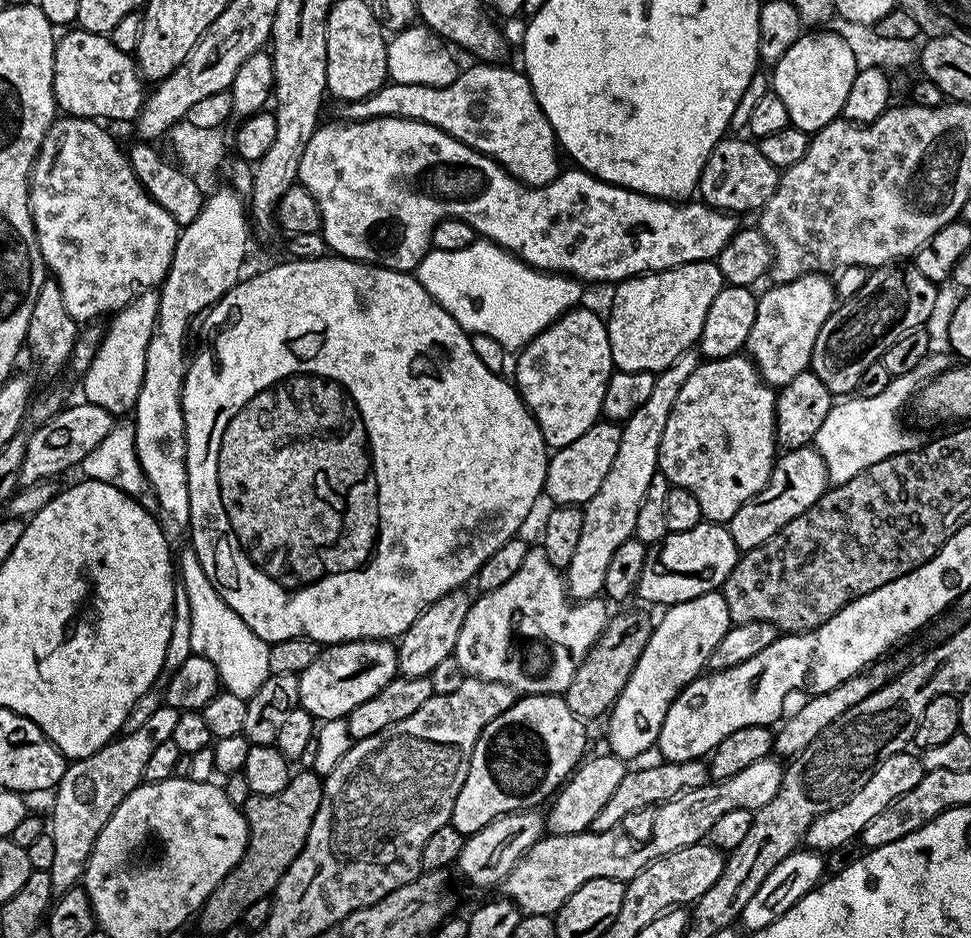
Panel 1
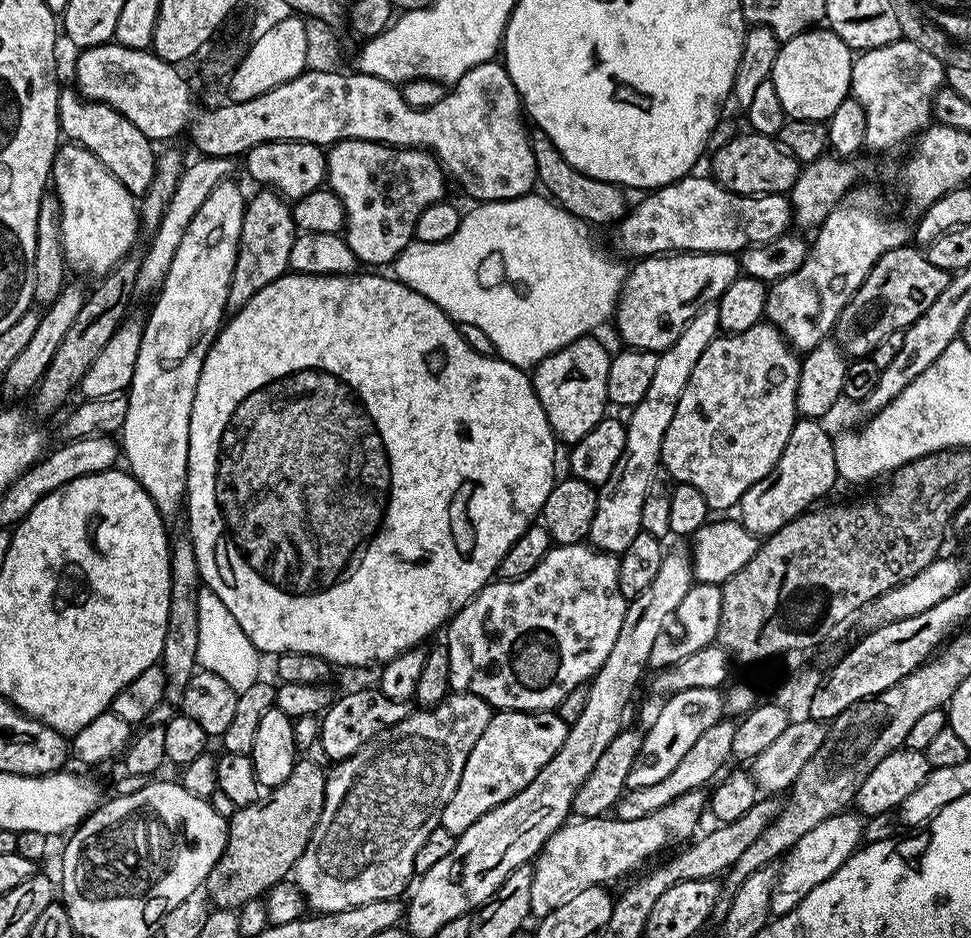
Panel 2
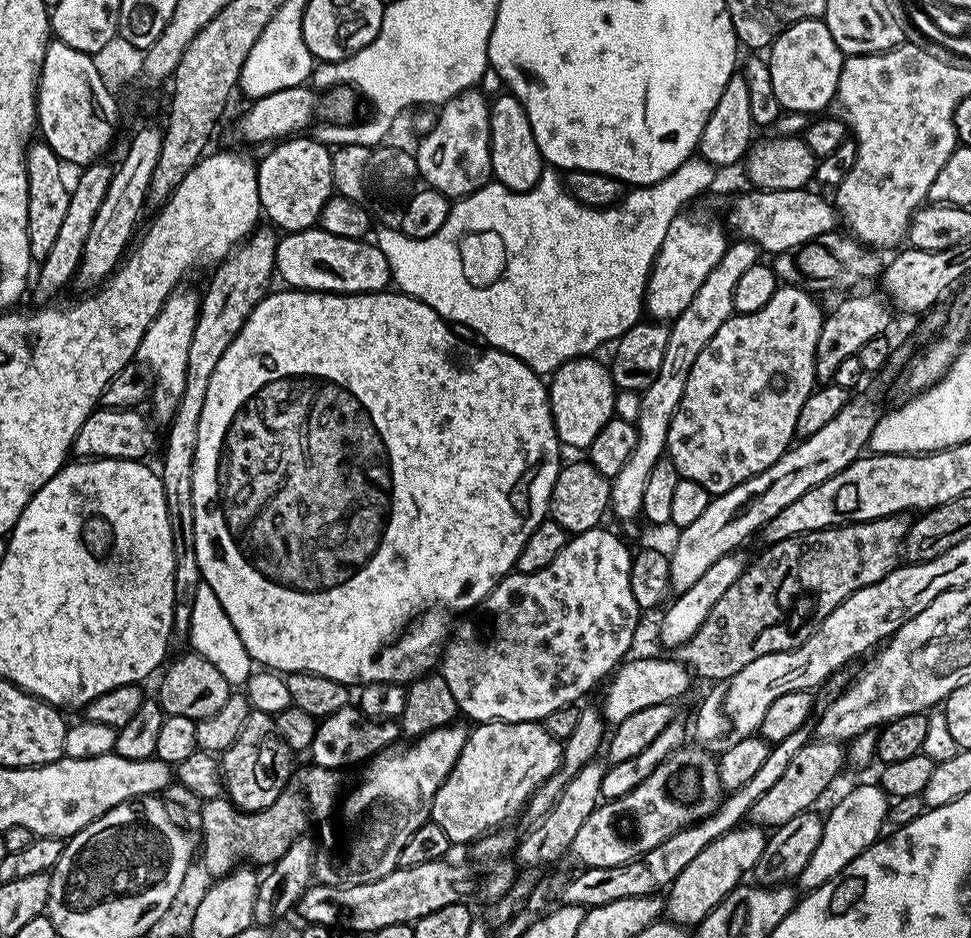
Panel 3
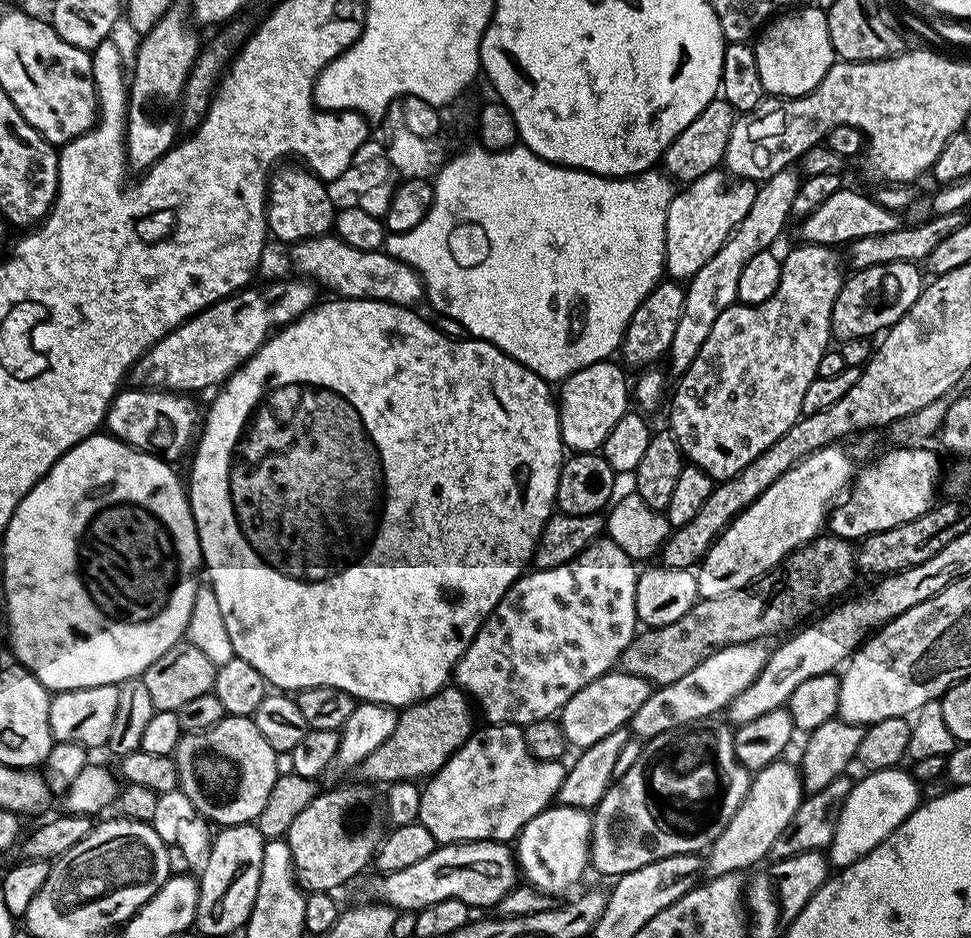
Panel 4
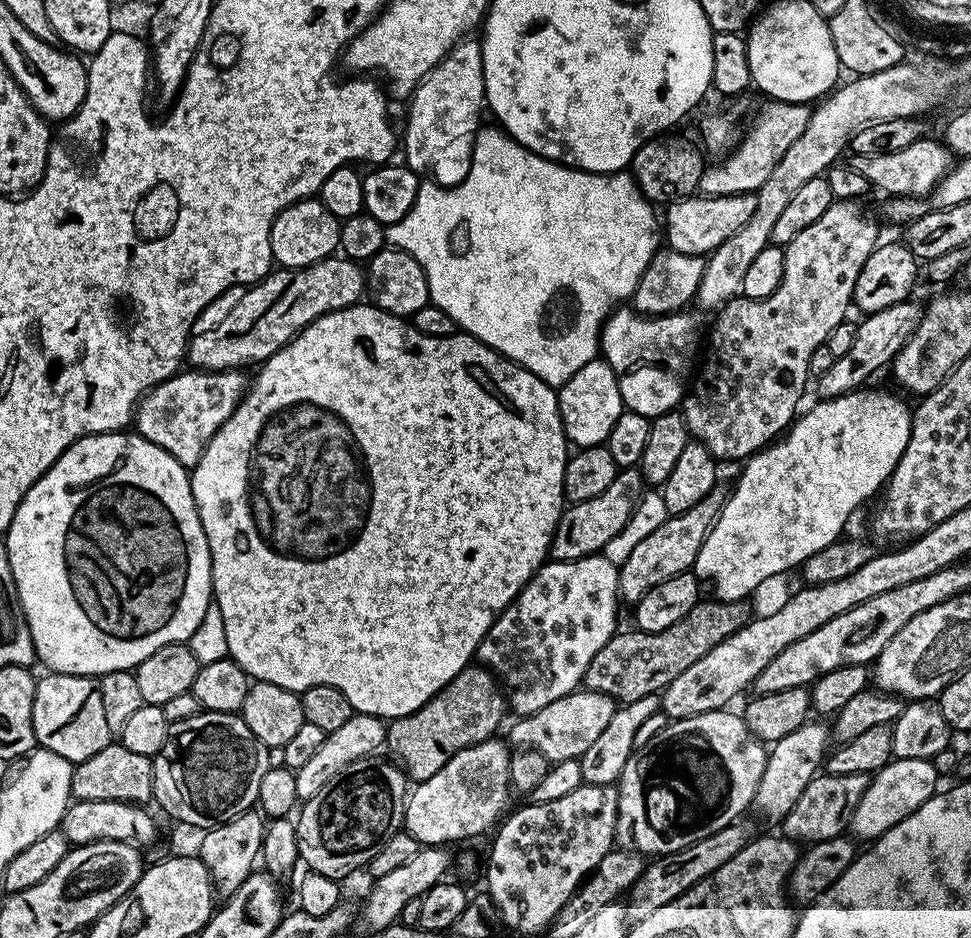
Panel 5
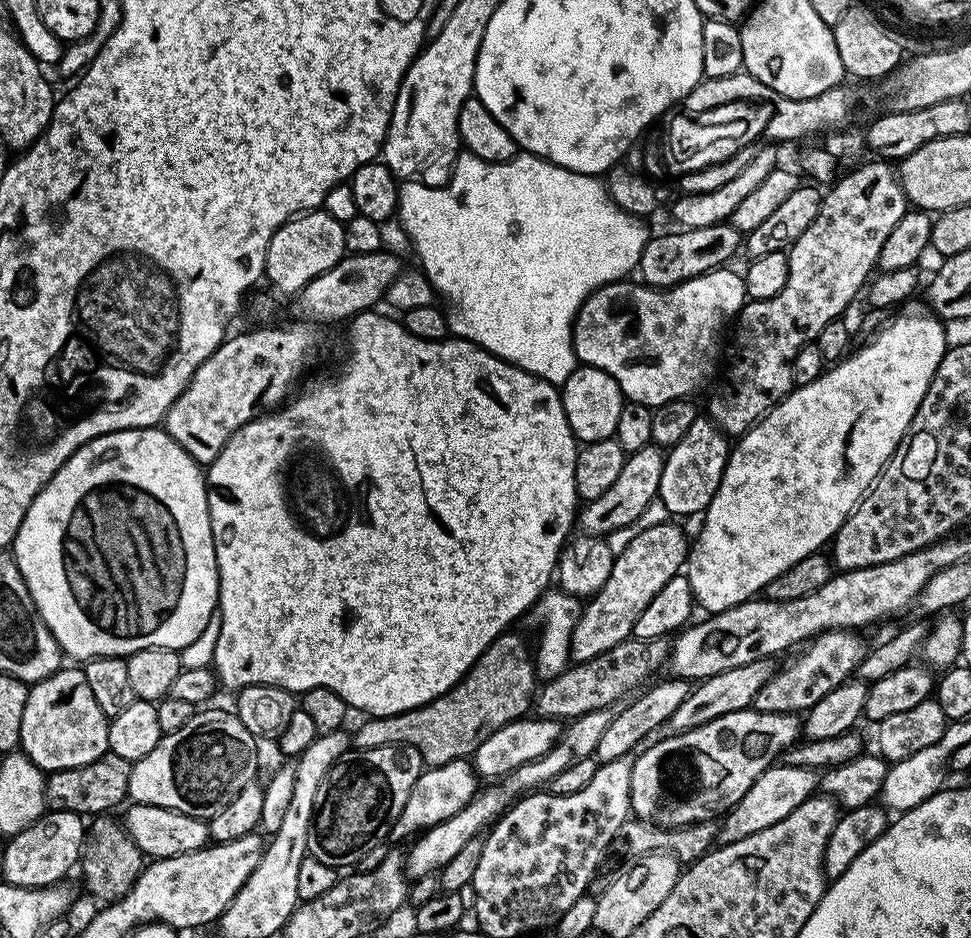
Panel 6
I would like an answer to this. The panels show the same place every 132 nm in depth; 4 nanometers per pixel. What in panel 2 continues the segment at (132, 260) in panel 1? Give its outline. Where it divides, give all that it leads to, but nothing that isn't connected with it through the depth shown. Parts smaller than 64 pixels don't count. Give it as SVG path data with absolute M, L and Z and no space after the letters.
M75 142L61 143L52 163L50 184L60 203L64 257L73 273L81 272L84 276L99 278L112 271L119 260L129 256L135 249L132 247L136 239L142 236L137 197L128 192L126 186L122 186L122 182L118 182L118 178L114 178L114 174L110 174L110 170L106 170L106 166L102 166L94 154L90 154L90 150Z

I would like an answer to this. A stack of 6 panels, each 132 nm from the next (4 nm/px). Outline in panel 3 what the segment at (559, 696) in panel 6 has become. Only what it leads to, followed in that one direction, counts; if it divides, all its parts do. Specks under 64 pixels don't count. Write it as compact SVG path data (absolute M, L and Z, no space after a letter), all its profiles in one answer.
M907 515L887 516L870 522L857 524L840 524L836 528L823 528L806 534L798 534L794 538L786 538L777 544L769 544L764 553L753 564L749 563L744 573L736 579L734 586L714 602L714 610L706 614L706 622L698 626L694 638L678 650L681 664L688 665L697 677L707 682L729 680L742 666L750 666L754 658L762 658L762 654L774 654L782 650L794 650L814 634L822 621L850 594L862 590L862 586L870 586L886 574L890 574L898 564L898 549L903 545L908 525Z

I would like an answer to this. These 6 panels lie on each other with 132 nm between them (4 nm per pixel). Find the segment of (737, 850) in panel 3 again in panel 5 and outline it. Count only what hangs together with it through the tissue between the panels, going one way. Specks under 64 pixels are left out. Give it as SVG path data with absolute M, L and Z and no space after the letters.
M809 722L798 726L794 734L786 734L786 738L771 745L768 748L762 778L758 782L754 801L755 811L760 811L768 820L783 821L784 816L790 814L790 806L798 802L802 790L806 790L808 783L816 777L818 769L825 763L826 753L829 751L828 740L830 741L830 728L827 723Z

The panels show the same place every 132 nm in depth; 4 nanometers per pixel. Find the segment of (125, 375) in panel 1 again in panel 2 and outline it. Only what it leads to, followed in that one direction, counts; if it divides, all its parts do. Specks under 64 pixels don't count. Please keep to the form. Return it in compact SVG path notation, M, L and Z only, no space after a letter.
M212 156L199 157L198 161L192 161L185 167L184 172L179 178L178 187L174 192L174 197L170 200L167 210L164 211L162 222L151 235L152 240L146 254L141 257L138 270L137 281L135 282L136 296L149 294L153 295L158 292L164 284L165 276L169 272L170 263L174 258L174 253L178 250L178 245L182 242L182 236L186 232L186 226L190 224L190 219L198 212L202 203L206 200L211 190L218 182L231 177L237 161L233 157Z

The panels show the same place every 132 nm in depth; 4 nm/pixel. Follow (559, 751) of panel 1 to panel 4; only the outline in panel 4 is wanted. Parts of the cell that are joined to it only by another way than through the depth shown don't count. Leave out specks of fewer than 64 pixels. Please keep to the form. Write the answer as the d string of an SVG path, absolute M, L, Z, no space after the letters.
M488 724L483 727L477 727L470 739L423 785L418 823L434 834L437 845L469 844L471 840L515 841L522 826L559 797L566 771L561 761L534 758L526 746L524 729L519 724Z

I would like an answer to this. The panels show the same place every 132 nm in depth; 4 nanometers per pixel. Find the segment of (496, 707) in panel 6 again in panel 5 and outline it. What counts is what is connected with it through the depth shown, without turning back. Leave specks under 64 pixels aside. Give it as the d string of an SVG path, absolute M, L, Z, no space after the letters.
M469 666L462 669L452 681L434 698L430 698L421 708L405 716L395 717L386 728L386 748L392 751L395 763L404 769L409 781L419 782L434 778L454 754L466 750L470 745L483 740L493 739L497 735L496 727L504 720L506 696L495 676L483 666Z

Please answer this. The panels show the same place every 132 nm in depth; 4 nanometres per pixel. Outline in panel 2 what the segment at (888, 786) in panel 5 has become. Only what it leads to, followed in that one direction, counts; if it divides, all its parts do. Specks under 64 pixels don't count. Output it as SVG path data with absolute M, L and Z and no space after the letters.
M845 810L837 816L826 818L826 822L818 822L814 830L809 830L792 847L792 851L783 857L780 864L780 877L778 882L772 887L772 911L773 917L784 916L790 910L794 910L830 874L834 874L848 859L853 852L861 847L862 820L855 811Z

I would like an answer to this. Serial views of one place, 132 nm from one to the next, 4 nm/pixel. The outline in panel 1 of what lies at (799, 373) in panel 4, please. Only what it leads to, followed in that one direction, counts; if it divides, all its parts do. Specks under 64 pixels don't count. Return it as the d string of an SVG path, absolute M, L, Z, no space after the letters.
M744 354L697 363L694 374L682 382L682 390L670 410L670 418L666 418L666 430L662 430L658 470L669 485L690 490L690 494L698 498L705 521L727 525L728 520L742 510L745 502L766 486L778 455L777 395L777 389L760 377L755 364Z

